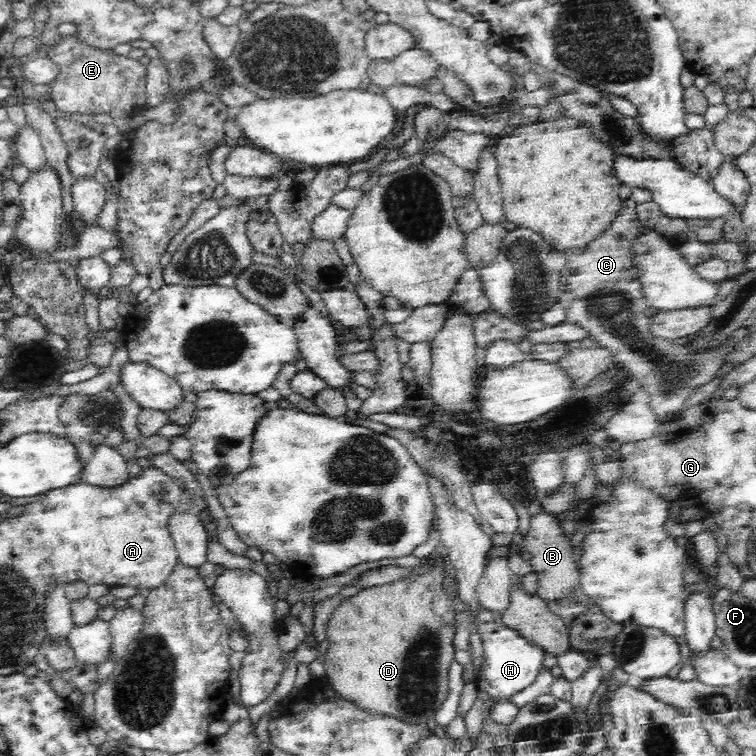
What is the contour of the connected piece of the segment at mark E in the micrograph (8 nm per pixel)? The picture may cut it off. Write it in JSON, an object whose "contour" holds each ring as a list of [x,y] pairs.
{"contour":[[[75,33],[61,35],[62,42],[49,49],[48,57],[58,65],[58,78],[48,84],[49,98],[54,102],[57,115],[93,114],[96,117],[111,110],[133,109],[147,102],[147,65],[128,55],[118,55],[112,50],[91,50],[75,40]]]}

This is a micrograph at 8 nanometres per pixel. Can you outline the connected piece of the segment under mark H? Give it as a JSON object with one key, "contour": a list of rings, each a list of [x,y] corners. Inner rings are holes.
{"contour":[[[482,608],[476,617],[478,617],[476,632],[482,638],[484,648],[482,666],[478,673],[481,682],[478,687],[484,690],[492,700],[505,702],[508,698],[534,685],[546,654],[541,648],[528,644],[515,633],[515,630],[506,626],[500,620],[500,615]]]}

